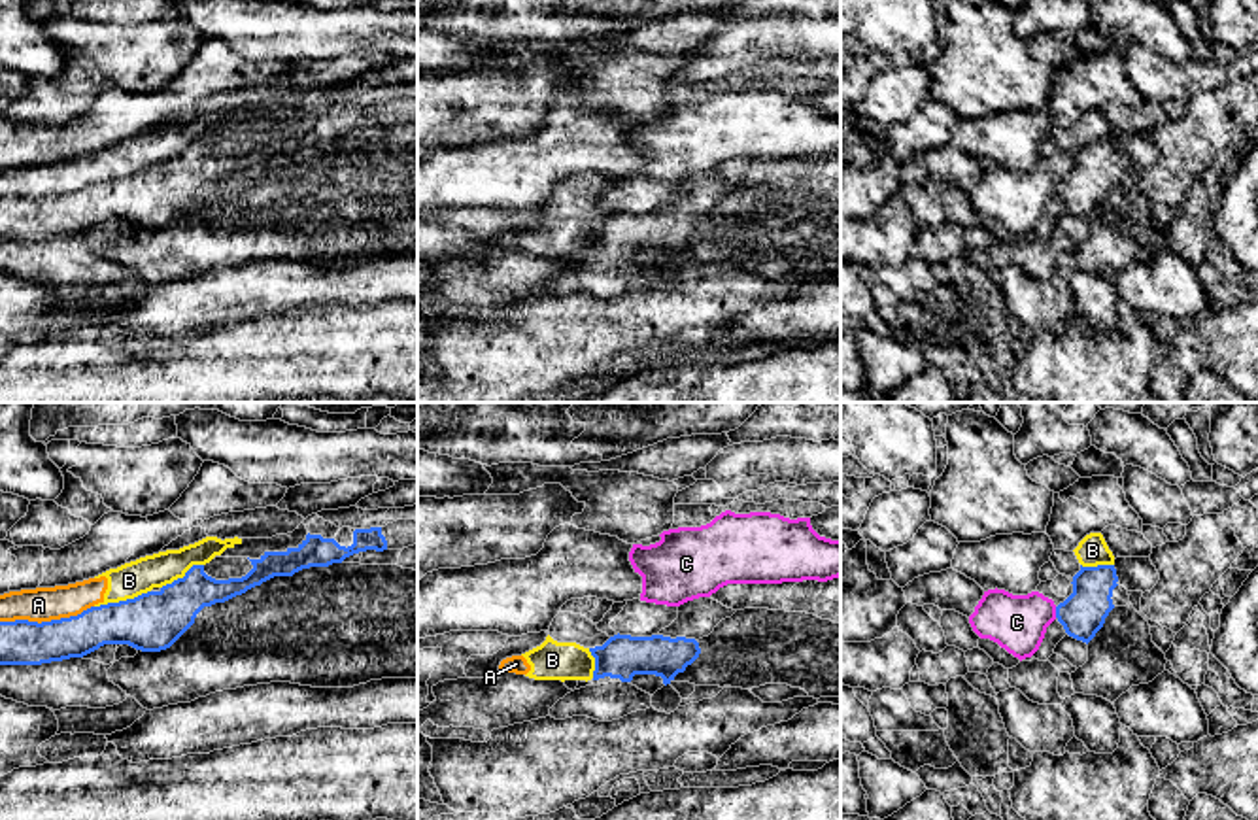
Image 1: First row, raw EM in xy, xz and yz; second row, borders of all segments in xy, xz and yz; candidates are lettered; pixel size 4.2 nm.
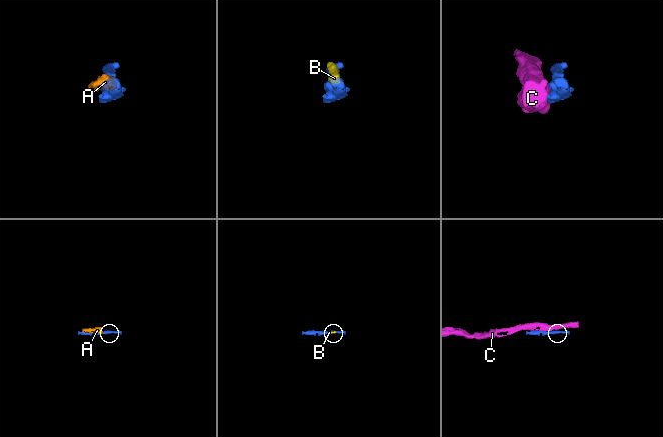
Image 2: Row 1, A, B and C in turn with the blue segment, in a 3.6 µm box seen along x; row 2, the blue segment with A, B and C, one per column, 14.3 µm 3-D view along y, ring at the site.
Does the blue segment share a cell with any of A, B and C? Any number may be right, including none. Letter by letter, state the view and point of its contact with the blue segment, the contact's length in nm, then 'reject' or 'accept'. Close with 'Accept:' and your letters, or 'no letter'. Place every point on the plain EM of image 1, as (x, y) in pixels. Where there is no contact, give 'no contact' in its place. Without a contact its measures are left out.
A: xy (46, 199) | 400 nm | reject
B: xy (121, 178) | 260 nm | reject
C: yz (1056, 189) | 50 nm | reject
Accept: no letter

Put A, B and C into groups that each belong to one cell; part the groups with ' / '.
A B / C

